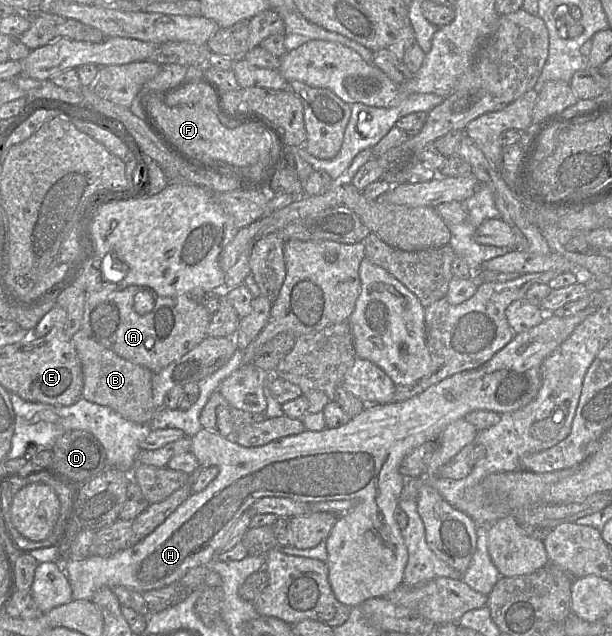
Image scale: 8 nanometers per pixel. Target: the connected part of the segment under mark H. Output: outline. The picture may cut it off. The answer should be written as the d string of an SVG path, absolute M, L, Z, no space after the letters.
M590 304L586 309L570 317L560 318L548 314L539 325L514 335L505 347L478 369L447 377L406 401L367 405L360 414L337 428L325 428L318 432L304 430L298 435L283 437L253 448L242 447L233 437L222 437L202 428L191 438L191 452L203 469L218 467L218 475L205 489L191 493L161 525L133 547L106 558L88 556L83 560L65 560L62 568L70 582L73 600L91 600L94 593L103 586L124 586L138 592L159 589L179 580L192 568L209 565L214 560L220 543L237 520L255 502L266 497L288 498L306 504L353 501L350 511L337 518L325 539L327 550L325 564L328 568L329 582L336 599L349 608L359 606L369 599L385 597L401 586L408 558L402 531L393 517L406 482L399 473L403 459L421 445L435 441L447 425L464 418L472 411L489 410L501 415L516 411L530 403L541 387L540 369L544 359L594 311L595 306Z

